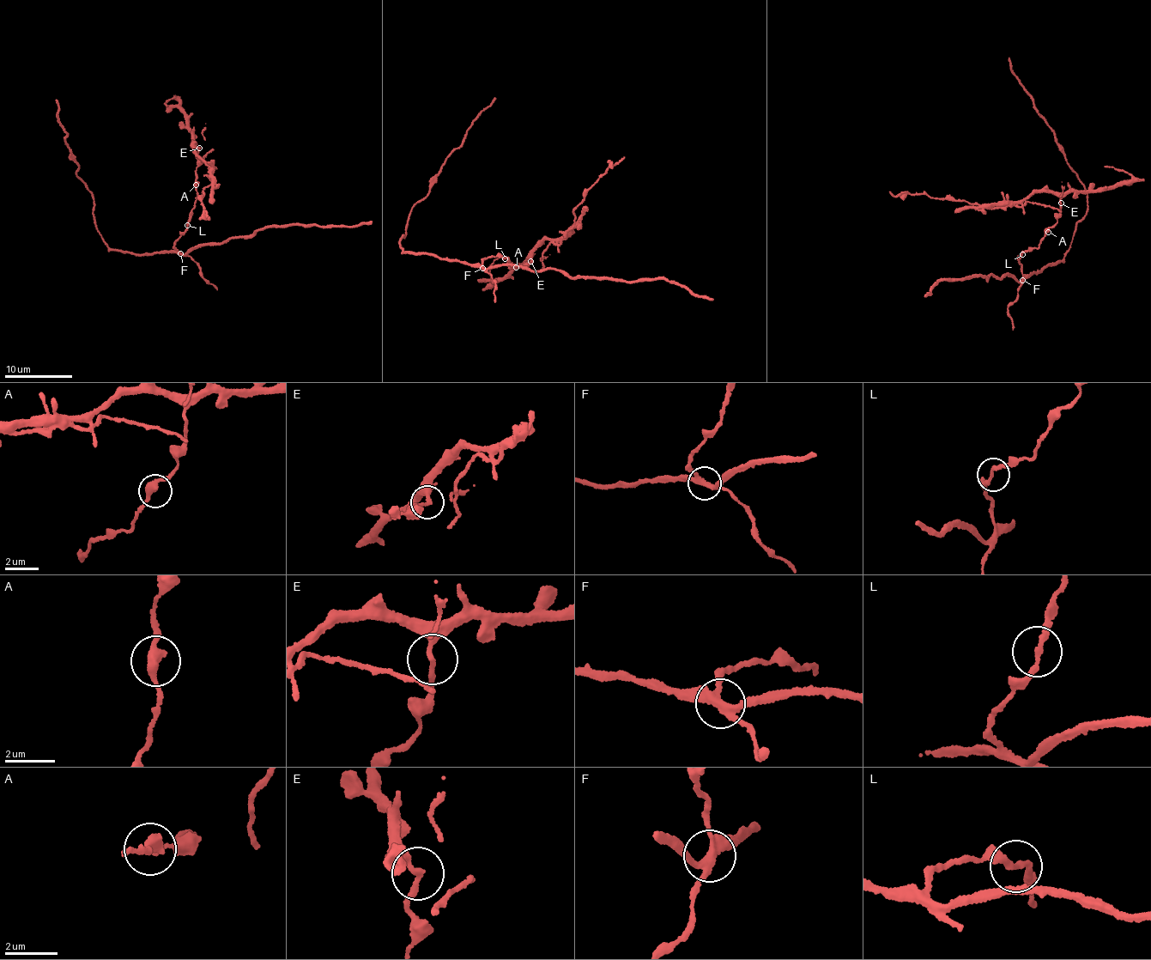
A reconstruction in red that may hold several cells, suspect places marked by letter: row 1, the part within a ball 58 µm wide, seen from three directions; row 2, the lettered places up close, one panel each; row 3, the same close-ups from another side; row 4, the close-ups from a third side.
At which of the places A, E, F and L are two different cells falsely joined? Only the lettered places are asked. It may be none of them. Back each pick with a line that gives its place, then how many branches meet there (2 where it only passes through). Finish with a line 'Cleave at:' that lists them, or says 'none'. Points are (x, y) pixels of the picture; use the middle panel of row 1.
E: (530, 261) | 2
F: (482, 268) | 4
Cleave at: E, F

